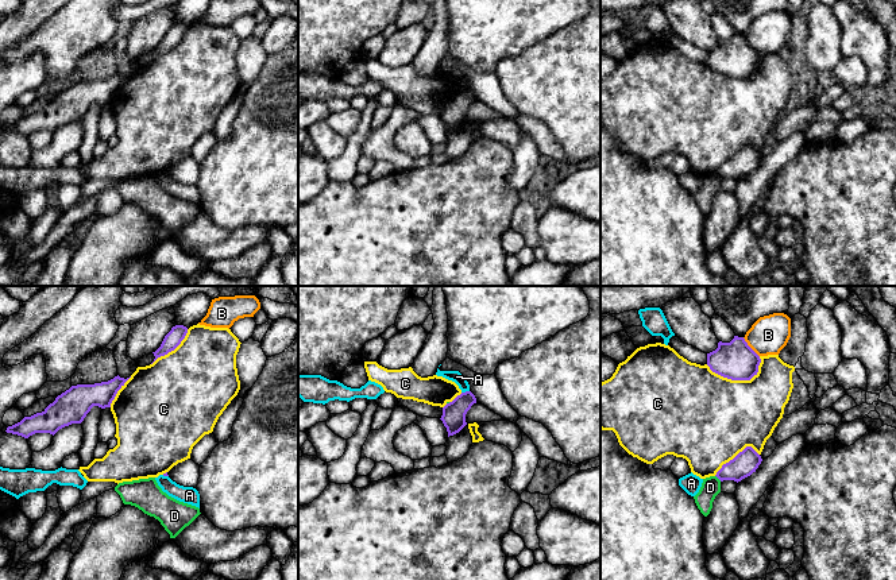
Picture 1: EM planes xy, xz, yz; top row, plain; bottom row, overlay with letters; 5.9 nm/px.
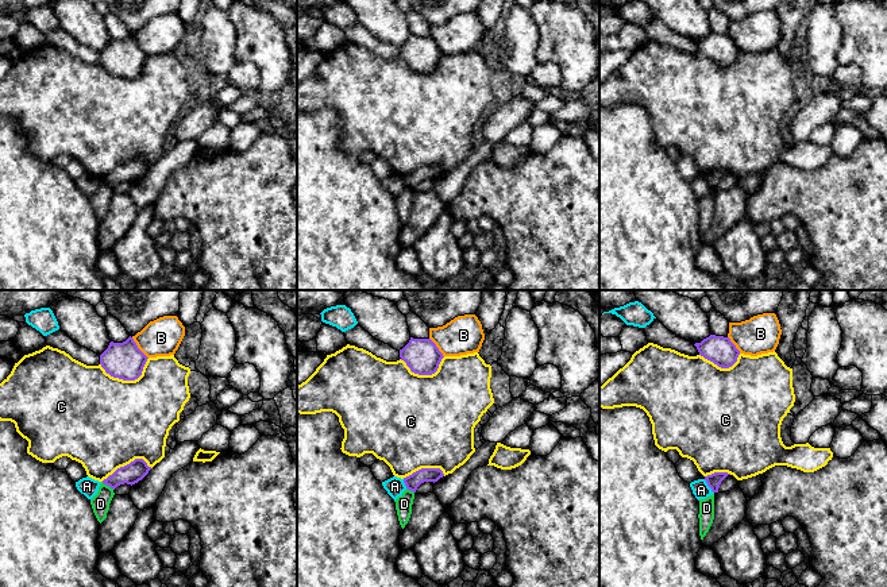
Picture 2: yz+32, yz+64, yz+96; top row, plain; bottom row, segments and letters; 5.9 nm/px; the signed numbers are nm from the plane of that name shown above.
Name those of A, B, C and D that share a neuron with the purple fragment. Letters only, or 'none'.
none

